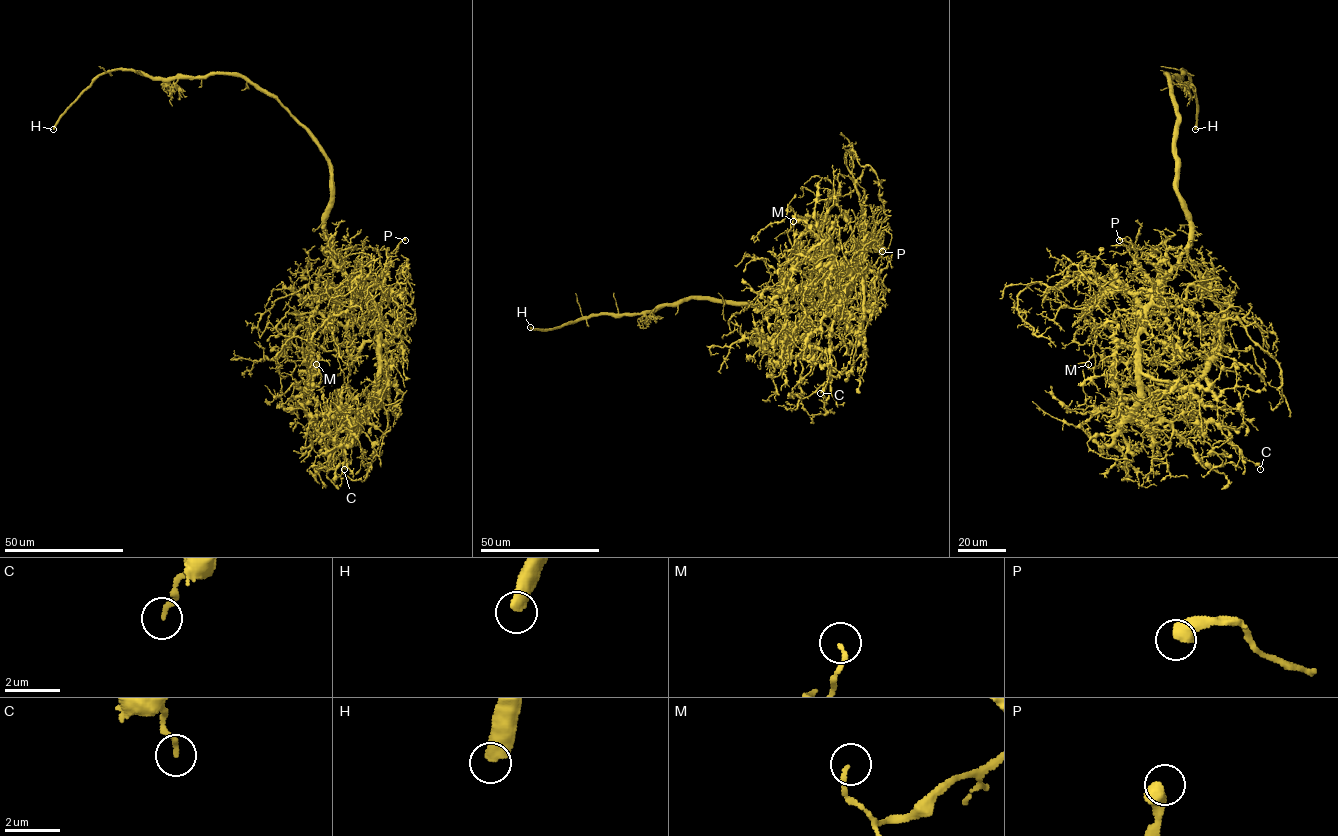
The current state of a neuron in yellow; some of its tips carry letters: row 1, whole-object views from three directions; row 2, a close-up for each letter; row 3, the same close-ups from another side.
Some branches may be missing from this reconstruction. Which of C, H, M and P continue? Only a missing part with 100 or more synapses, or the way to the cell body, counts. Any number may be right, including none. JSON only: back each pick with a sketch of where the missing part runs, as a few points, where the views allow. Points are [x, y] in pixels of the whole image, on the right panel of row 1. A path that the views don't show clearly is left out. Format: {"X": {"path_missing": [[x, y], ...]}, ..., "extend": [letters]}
{"H": {"path_missing": [[1195, 129], [1193, 155], [1198, 151], [1199, 139], [1206, 134]]}, "extend": ["H"]}

